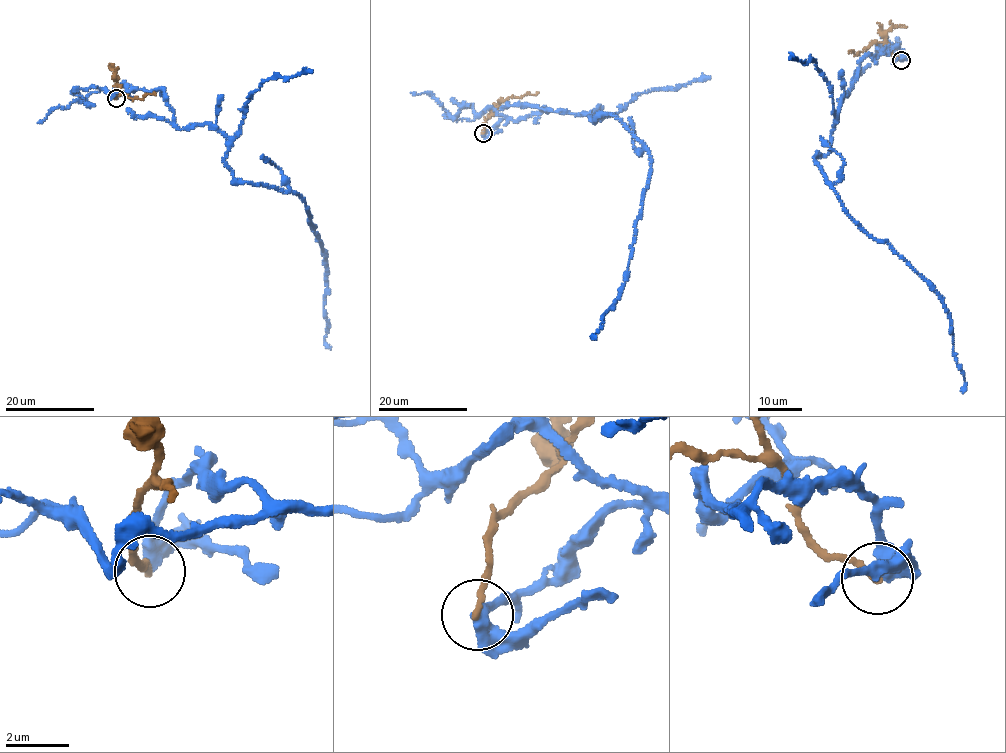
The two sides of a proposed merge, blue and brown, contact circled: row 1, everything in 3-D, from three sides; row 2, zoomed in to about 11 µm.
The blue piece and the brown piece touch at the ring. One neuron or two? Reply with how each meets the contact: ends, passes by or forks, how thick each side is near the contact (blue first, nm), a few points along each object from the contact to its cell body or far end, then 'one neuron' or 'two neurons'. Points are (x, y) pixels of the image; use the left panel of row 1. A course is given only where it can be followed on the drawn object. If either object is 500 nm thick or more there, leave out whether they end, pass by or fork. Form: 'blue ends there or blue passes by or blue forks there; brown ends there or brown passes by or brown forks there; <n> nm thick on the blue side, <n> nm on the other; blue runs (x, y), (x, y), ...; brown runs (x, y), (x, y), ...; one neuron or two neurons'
blue passes by; brown ends there; 400 nm thick on the blue side, 200 nm on the other; blue runs (116, 98), (162, 89), (180, 128), (225, 135), (233, 181), (301, 197), (326, 258), (330, 348); brown runs (116, 98), (114, 87), (118, 86), (132, 99), (155, 93); two neurons

